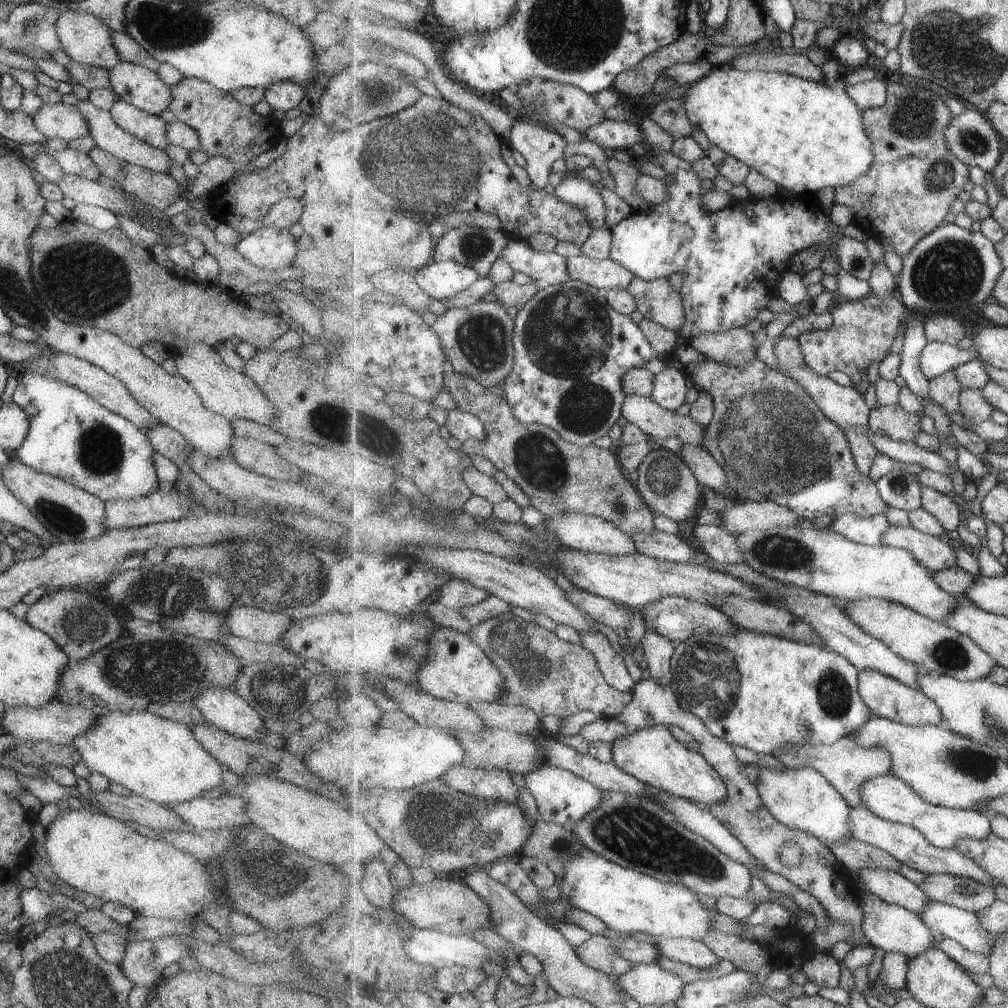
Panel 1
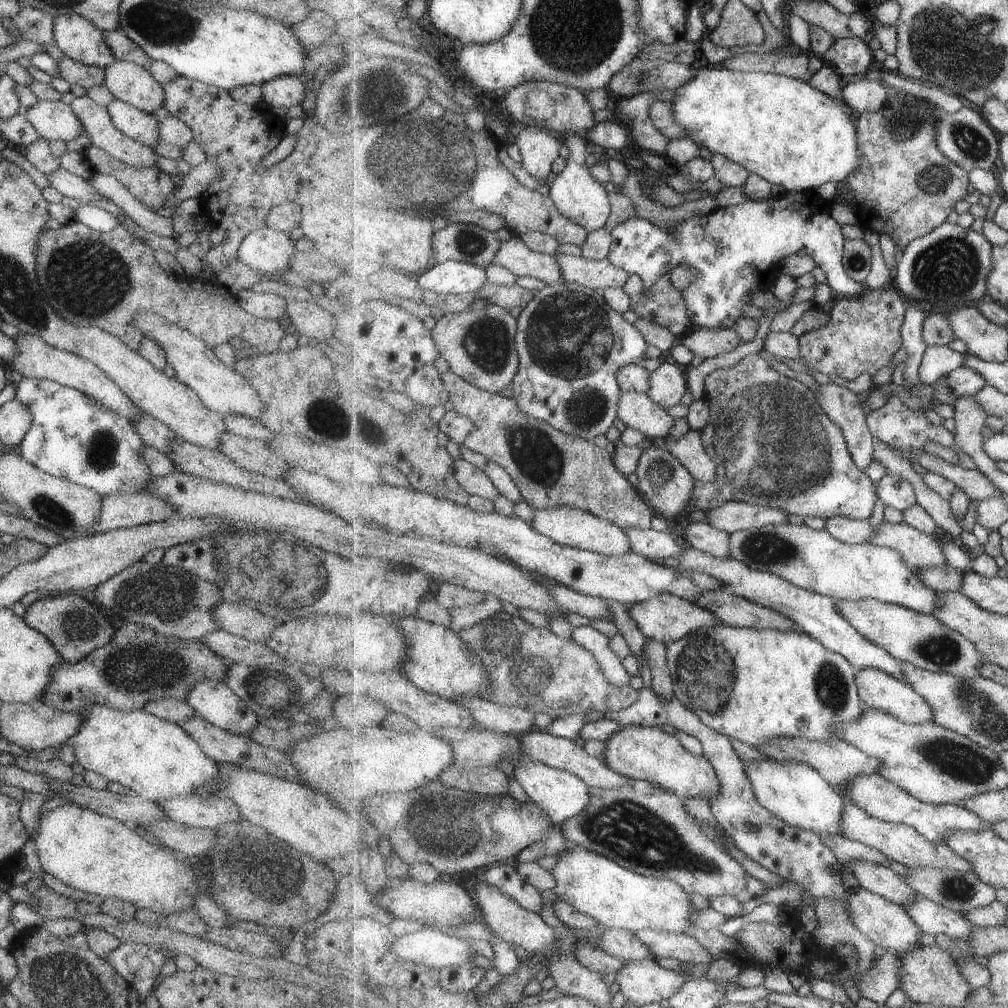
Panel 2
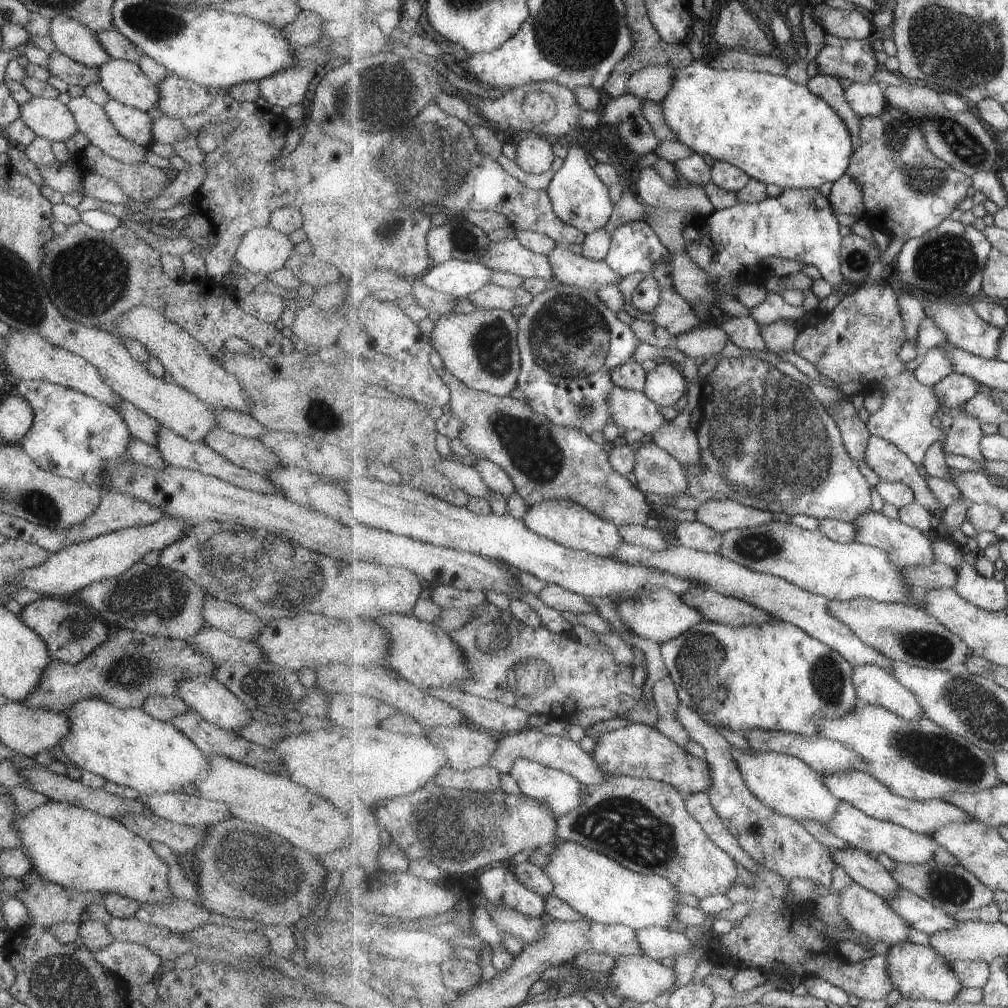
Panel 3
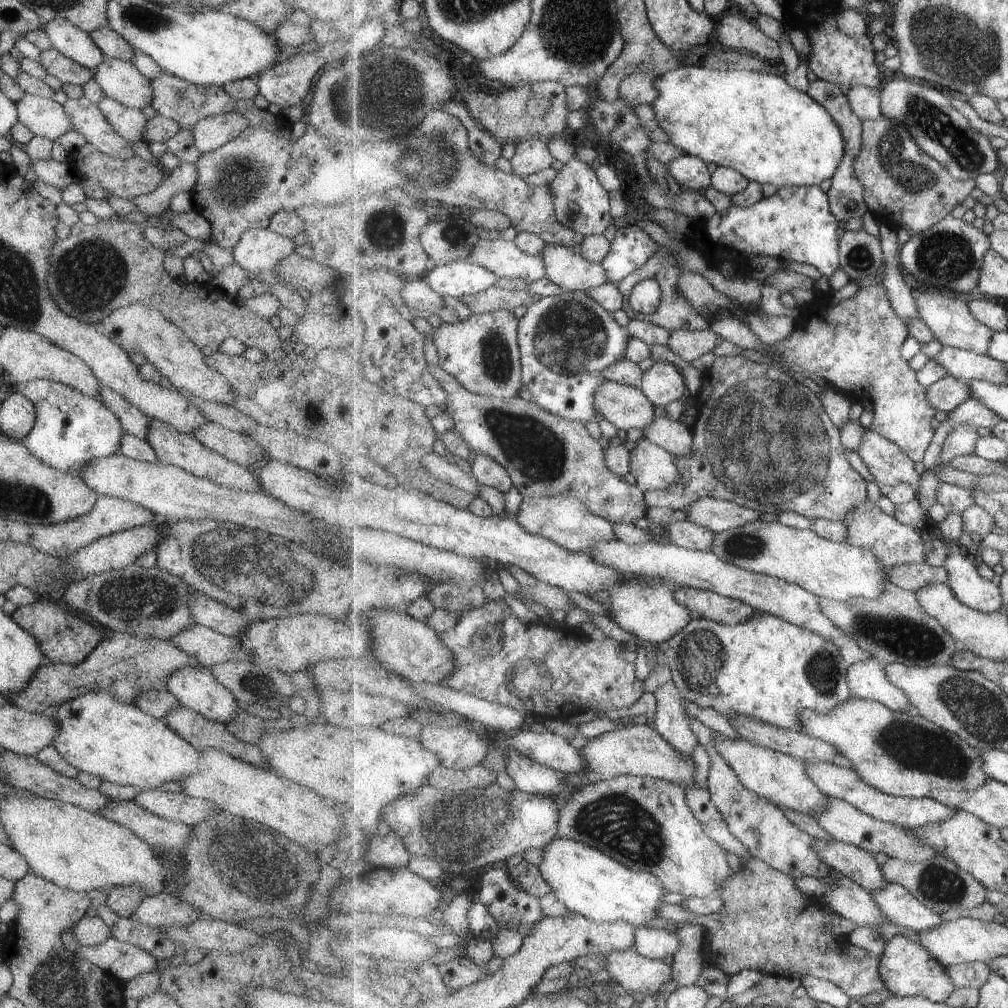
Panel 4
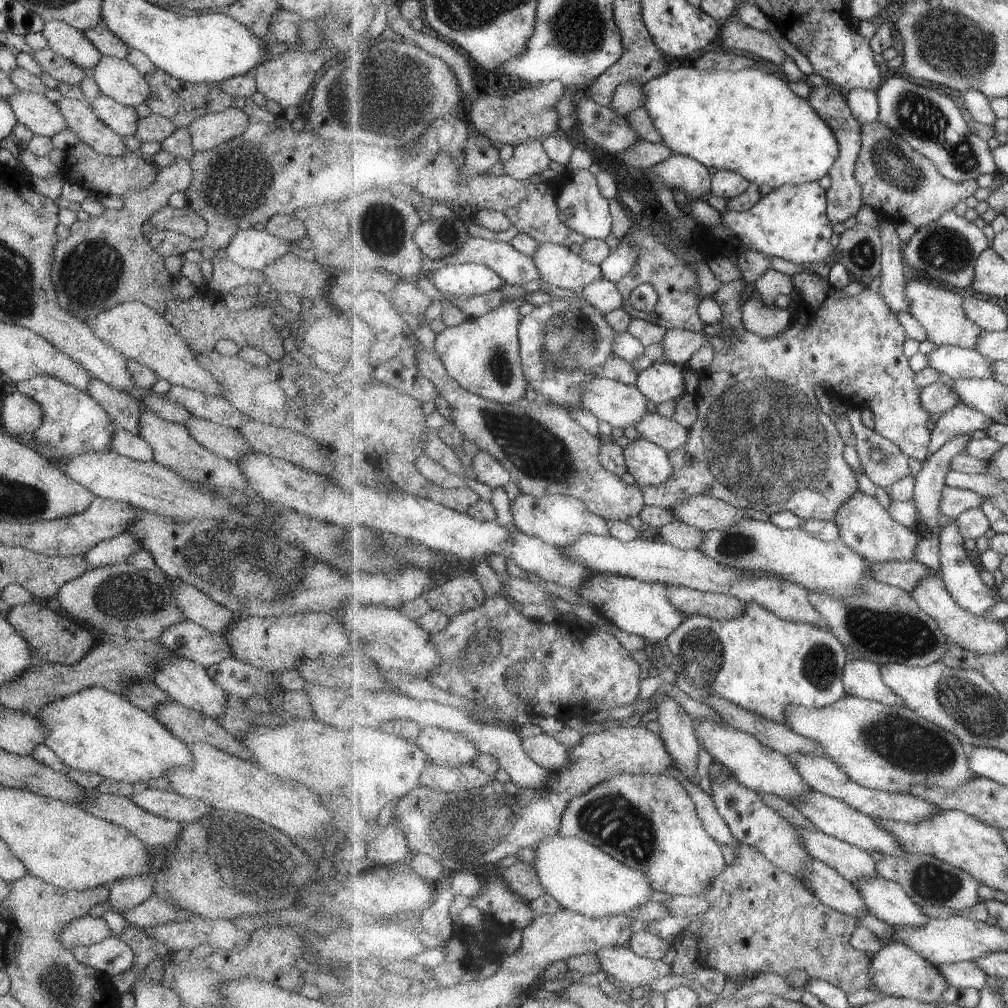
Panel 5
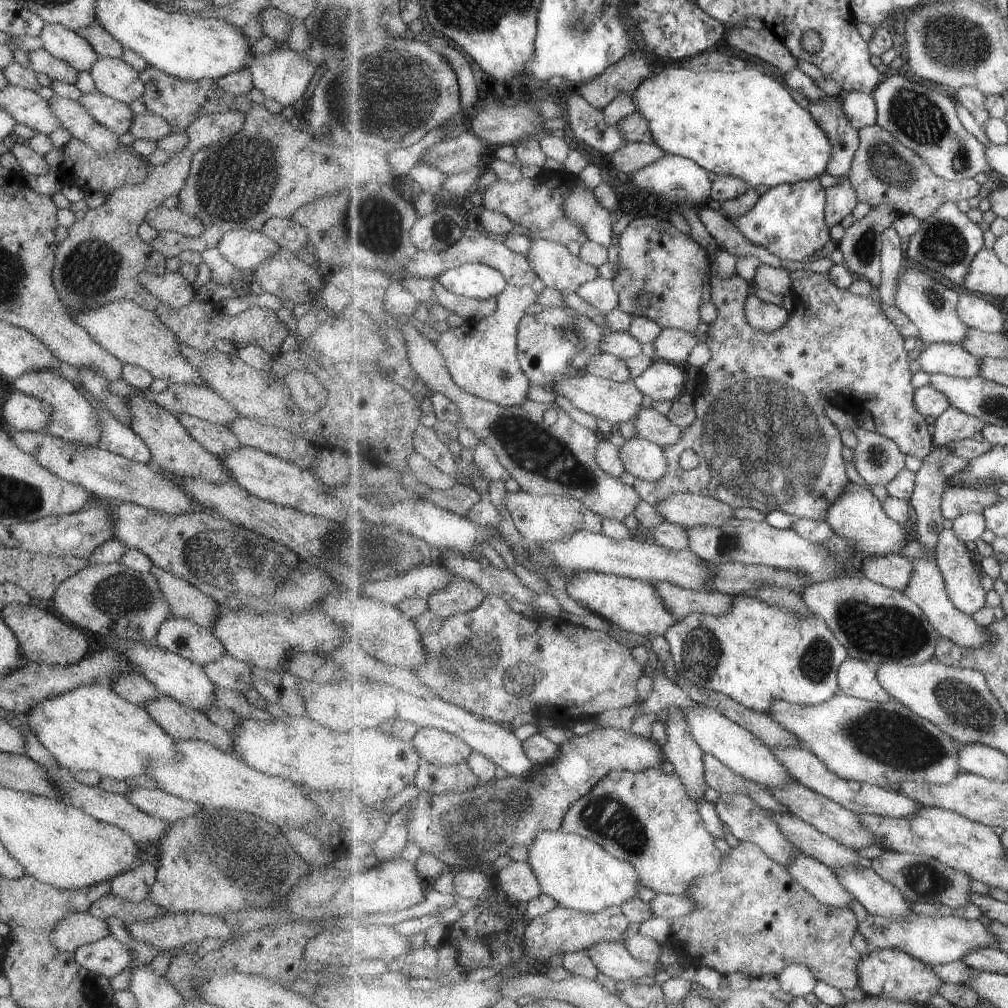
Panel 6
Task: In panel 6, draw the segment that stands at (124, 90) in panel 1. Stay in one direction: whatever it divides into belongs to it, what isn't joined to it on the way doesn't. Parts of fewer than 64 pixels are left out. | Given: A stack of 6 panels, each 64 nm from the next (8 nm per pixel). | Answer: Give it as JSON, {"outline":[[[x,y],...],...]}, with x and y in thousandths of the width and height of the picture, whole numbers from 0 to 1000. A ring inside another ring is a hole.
{"outline":[[[97,57],[87,70],[92,79],[94,90],[111,99],[128,104],[139,99],[144,91],[136,69],[122,60],[111,57]]]}

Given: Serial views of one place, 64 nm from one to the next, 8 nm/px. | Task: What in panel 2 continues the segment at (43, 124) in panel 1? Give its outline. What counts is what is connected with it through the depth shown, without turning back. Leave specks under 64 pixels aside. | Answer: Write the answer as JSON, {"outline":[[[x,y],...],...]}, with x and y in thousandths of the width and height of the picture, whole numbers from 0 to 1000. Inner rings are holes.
{"outline":[[[36,99],[36,102],[21,111],[39,136],[48,140],[72,139],[84,133],[70,106],[60,99]]]}

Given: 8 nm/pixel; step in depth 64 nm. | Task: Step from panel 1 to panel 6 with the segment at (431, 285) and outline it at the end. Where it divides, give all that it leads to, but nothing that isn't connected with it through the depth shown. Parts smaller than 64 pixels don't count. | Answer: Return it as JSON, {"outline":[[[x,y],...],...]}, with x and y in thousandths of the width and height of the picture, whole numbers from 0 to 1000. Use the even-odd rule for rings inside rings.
{"outline":[[[462,261],[441,268],[435,279],[449,291],[476,298],[495,294],[504,283],[504,279],[497,270],[477,261]]]}

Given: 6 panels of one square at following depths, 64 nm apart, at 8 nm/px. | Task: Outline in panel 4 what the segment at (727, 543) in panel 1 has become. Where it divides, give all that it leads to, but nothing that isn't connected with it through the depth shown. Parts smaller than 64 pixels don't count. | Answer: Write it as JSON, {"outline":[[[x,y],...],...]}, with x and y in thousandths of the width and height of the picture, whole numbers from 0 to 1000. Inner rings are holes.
{"outline":[[[682,515],[663,522],[663,532],[666,538],[682,546],[705,547],[710,528]]]}

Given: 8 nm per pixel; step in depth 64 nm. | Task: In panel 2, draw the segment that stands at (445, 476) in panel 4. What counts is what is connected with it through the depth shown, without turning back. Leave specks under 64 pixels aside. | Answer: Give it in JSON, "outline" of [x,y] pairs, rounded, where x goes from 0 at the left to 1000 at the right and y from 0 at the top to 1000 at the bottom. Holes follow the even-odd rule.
{"outline":[[[456,455],[451,458],[449,468],[451,468],[455,480],[465,490],[473,491],[489,498],[497,491],[487,478],[487,475],[482,471],[482,468],[470,462],[467,458],[463,458],[463,456]]]}

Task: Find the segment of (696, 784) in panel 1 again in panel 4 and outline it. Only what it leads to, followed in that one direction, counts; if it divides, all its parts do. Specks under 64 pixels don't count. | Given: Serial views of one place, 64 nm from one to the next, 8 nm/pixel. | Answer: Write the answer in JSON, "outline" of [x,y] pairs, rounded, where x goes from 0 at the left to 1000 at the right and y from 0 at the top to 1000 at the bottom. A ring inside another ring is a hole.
{"outline":[[[620,718],[611,721],[607,725],[600,725],[583,734],[583,737],[575,743],[575,749],[581,754],[583,763],[579,767],[563,768],[562,774],[567,781],[574,784],[583,778],[606,774],[611,770],[630,769],[637,771],[665,774],[677,778],[680,782],[683,778],[689,777],[689,756],[686,751],[677,749],[655,726],[648,720],[637,718]]]}

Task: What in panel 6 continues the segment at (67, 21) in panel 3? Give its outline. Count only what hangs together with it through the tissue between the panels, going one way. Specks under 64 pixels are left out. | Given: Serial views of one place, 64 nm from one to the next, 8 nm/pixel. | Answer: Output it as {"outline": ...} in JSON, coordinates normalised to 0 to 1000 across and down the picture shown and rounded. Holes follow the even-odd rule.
{"outline":[[[45,23],[38,37],[42,49],[76,70],[88,70],[97,58],[82,38],[61,24]]]}

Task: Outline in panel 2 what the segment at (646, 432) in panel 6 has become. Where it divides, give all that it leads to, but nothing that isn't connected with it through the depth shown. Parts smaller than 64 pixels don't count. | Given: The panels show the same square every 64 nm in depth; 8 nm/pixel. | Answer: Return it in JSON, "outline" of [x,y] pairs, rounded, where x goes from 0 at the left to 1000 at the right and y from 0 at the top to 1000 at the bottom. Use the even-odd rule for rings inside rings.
{"outline":[[[685,425],[671,437],[666,436],[663,439],[661,439],[660,437],[657,437],[652,439],[666,447],[680,461],[680,464],[683,464],[687,468],[687,471],[690,476],[707,478],[711,474],[711,467],[713,466],[709,457],[703,452],[701,445],[698,443],[695,428],[690,428]]]}

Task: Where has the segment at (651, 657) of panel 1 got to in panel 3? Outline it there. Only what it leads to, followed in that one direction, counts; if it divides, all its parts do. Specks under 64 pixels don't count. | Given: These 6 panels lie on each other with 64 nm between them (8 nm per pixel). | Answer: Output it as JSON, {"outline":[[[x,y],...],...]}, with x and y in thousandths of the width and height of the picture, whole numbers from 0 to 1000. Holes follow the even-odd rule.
{"outline":[[[665,670],[650,677],[647,685],[648,694],[655,708],[650,721],[672,738],[680,740],[686,732],[678,717],[673,713],[673,704],[678,698],[673,689],[673,680]]]}

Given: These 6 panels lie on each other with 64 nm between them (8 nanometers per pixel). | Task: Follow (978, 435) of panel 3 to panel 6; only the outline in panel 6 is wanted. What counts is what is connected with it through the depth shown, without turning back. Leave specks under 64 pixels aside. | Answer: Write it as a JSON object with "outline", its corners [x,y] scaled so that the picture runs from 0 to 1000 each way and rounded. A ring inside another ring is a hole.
{"outline":[[[939,441],[927,445],[923,452],[916,457],[915,463],[910,468],[909,486],[903,500],[907,503],[911,536],[924,548],[924,552],[907,557],[910,563],[906,567],[905,578],[902,579],[902,583],[898,585],[897,589],[900,589],[906,597],[910,597],[917,604],[918,610],[930,623],[933,633],[945,635],[949,640],[957,643],[973,643],[977,639],[985,639],[987,633],[981,631],[981,623],[969,620],[964,611],[957,609],[955,605],[945,599],[945,595],[940,589],[937,569],[931,562],[929,553],[933,531],[937,526],[936,518],[938,518],[935,497],[938,486],[941,482],[940,470],[936,468],[936,454],[939,454],[941,450],[945,450],[945,448],[943,448],[943,444],[939,444]]]}

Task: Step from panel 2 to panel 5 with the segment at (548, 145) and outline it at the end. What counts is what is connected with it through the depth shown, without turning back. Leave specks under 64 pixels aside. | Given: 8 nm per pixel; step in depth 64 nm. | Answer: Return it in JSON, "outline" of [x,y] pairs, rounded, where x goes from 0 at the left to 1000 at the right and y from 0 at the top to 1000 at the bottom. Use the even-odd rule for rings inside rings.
{"outline":[[[526,138],[513,144],[509,157],[499,160],[500,174],[519,180],[545,167],[547,155],[537,142],[538,139]]]}

